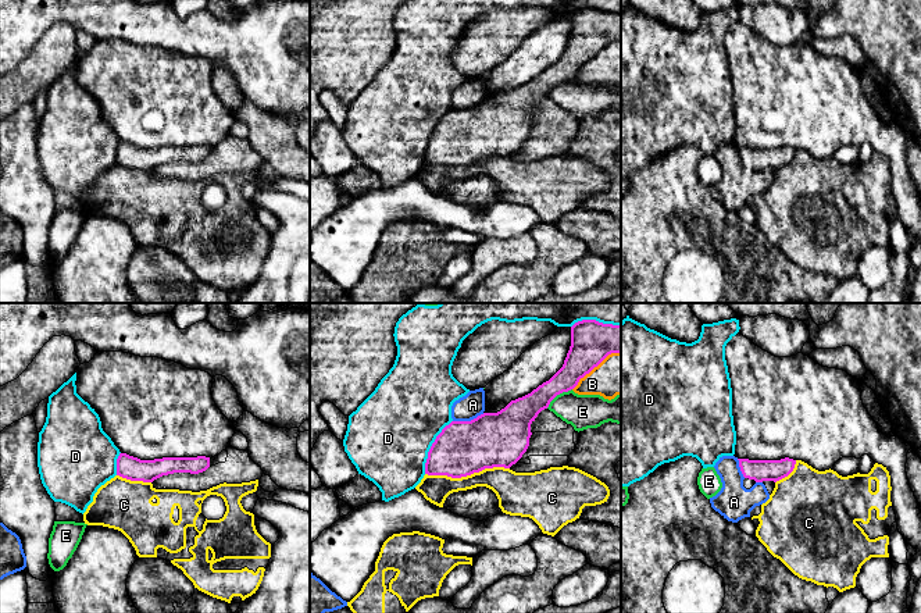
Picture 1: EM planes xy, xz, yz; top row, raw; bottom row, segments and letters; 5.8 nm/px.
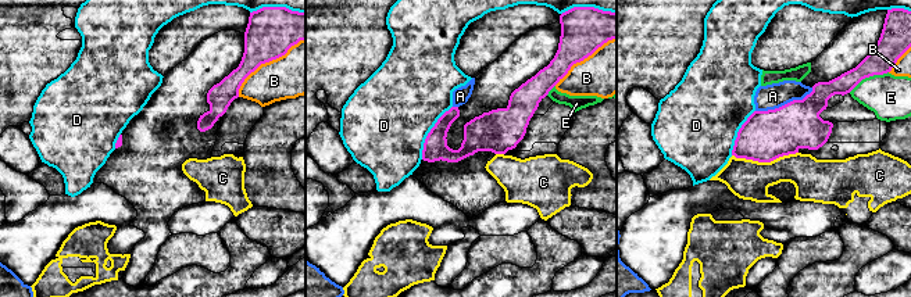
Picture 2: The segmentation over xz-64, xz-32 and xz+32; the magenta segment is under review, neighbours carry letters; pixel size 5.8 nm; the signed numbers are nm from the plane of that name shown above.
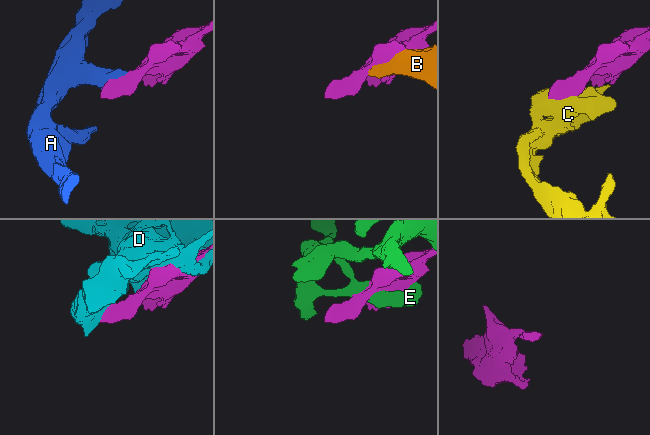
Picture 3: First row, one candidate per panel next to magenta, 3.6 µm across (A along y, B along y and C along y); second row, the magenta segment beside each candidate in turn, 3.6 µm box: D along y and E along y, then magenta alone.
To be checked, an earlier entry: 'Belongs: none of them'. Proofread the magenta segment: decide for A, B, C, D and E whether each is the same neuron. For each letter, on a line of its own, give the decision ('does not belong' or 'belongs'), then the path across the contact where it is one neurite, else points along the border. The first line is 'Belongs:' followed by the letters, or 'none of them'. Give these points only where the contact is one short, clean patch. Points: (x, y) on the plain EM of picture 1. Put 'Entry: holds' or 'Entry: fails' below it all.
Belongs: C
A: does not belong; border along xz (484, 102), (470, 109), (453, 110)
B: does not belong
C: belongs
D: does not belong
E: does not belong
Entry: fails

